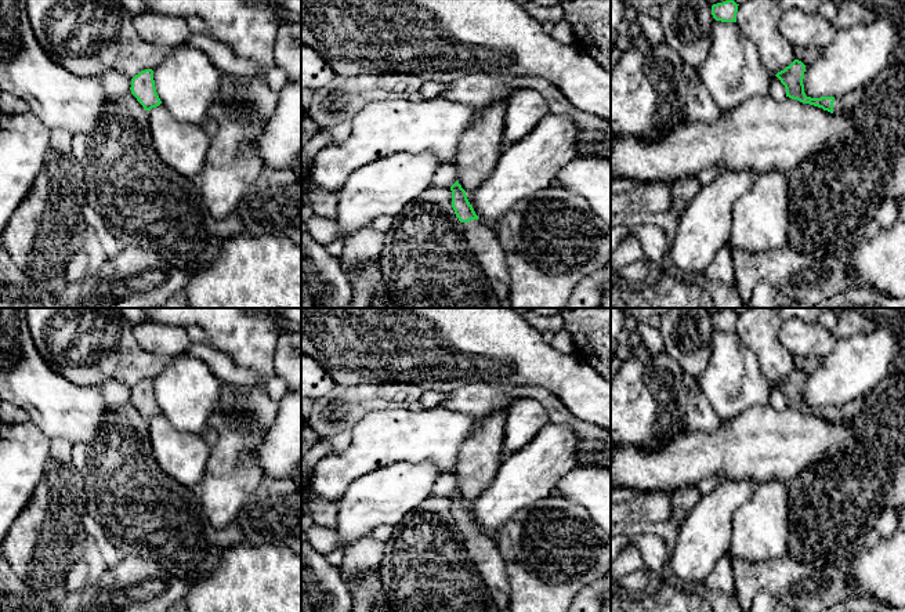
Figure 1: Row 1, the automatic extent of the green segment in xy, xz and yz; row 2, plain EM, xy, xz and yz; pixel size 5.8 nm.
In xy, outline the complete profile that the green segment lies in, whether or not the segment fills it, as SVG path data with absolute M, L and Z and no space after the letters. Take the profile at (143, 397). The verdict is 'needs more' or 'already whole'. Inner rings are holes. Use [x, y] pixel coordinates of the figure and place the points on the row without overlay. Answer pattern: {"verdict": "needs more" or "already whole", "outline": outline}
{"verdict": "already whole", "outline": "M141 380L131 388L131 403L144 416L145 420L151 420L162 413L153 390L153 380Z"}

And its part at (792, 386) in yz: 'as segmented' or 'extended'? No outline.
extended

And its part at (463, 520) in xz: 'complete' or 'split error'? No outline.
split error

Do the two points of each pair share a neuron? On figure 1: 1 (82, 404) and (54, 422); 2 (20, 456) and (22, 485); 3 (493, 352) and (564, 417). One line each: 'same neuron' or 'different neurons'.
1: same neuron
2: same neuron
3: different neurons

